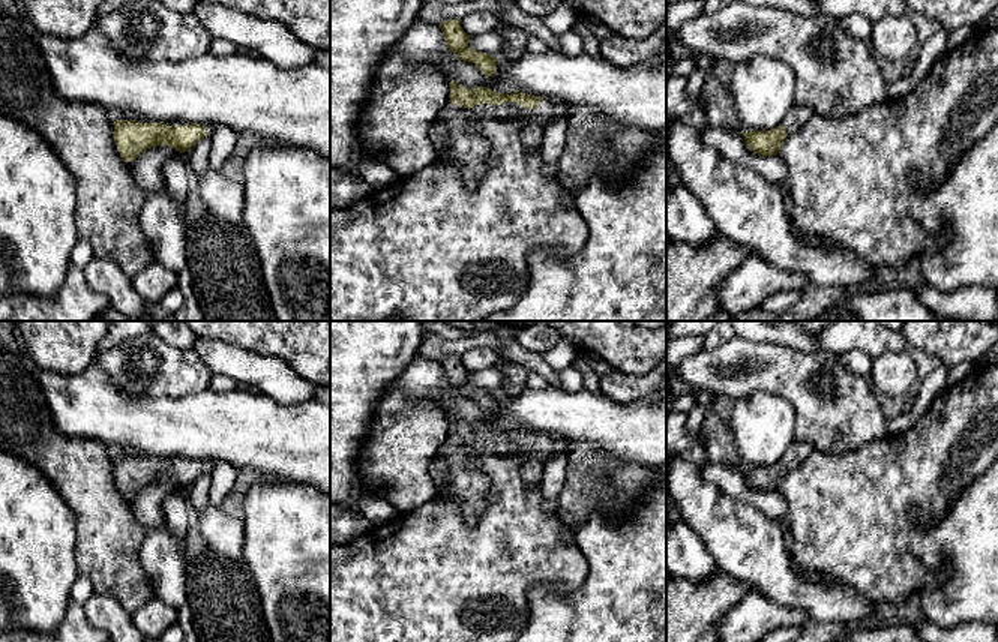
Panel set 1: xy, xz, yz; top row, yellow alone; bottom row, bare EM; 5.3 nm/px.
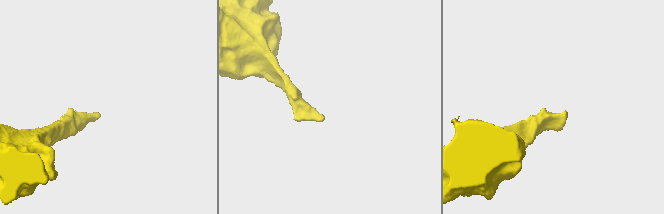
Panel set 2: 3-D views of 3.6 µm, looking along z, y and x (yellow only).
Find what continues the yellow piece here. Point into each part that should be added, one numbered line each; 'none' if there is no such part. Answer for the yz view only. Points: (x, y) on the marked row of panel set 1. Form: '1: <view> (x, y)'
1: yz (797, 116)

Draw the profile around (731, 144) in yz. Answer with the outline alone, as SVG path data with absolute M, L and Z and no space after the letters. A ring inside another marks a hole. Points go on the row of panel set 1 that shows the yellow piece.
M705 128L702 130L702 141L707 146L719 150L728 160L741 166L752 168L762 177L774 183L785 198L786 214L788 219L791 219L792 200L789 196L786 184L786 166L777 154L762 156L753 153L747 148L743 132L734 132L720 128Z

